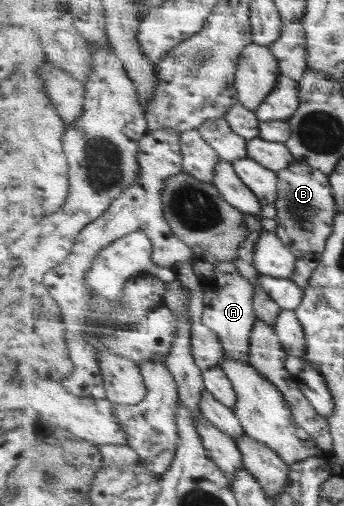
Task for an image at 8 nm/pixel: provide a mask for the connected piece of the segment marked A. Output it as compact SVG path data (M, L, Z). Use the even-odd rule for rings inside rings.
M233 261L216 264L213 279L207 281L209 289L215 289L217 297L209 297L205 303L203 323L220 334L226 355L231 359L250 361L253 330L258 322L255 309L256 287L246 278Z

